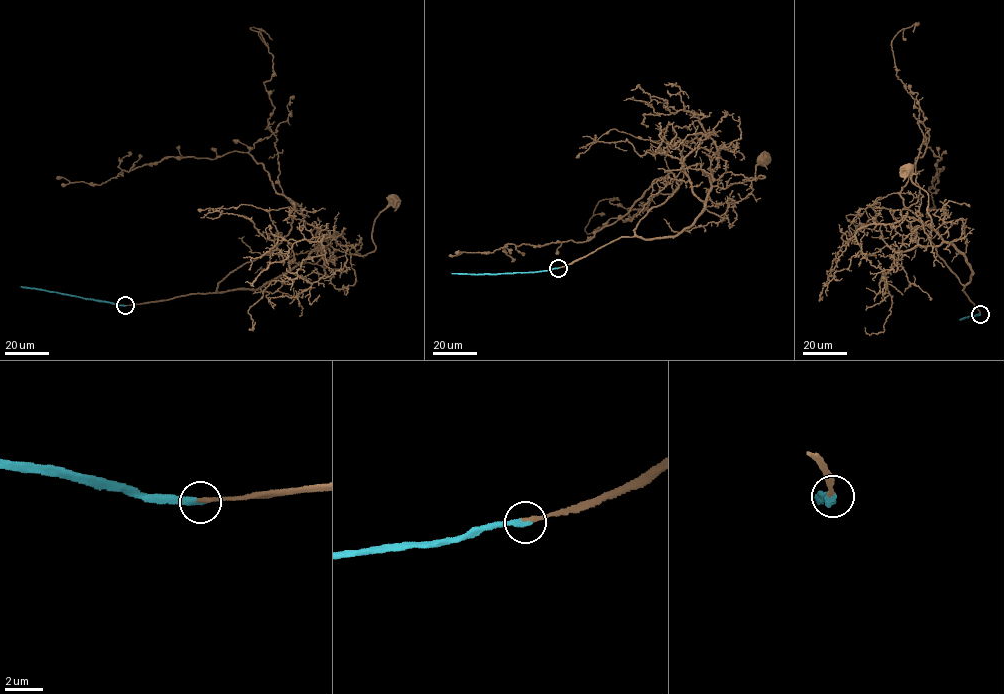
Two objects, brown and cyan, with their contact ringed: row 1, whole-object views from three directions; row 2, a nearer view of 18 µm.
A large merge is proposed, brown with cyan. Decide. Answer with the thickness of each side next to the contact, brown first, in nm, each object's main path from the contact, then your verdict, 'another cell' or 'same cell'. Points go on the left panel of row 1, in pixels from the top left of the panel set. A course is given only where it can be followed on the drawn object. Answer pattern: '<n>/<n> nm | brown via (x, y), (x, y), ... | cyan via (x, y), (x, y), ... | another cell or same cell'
240/300 nm | brown via (125, 306), (256, 289), (320, 246), (364, 255), (374, 250), (375, 218), (395, 199) | cyan via (125, 306), (21, 286) | same cell

